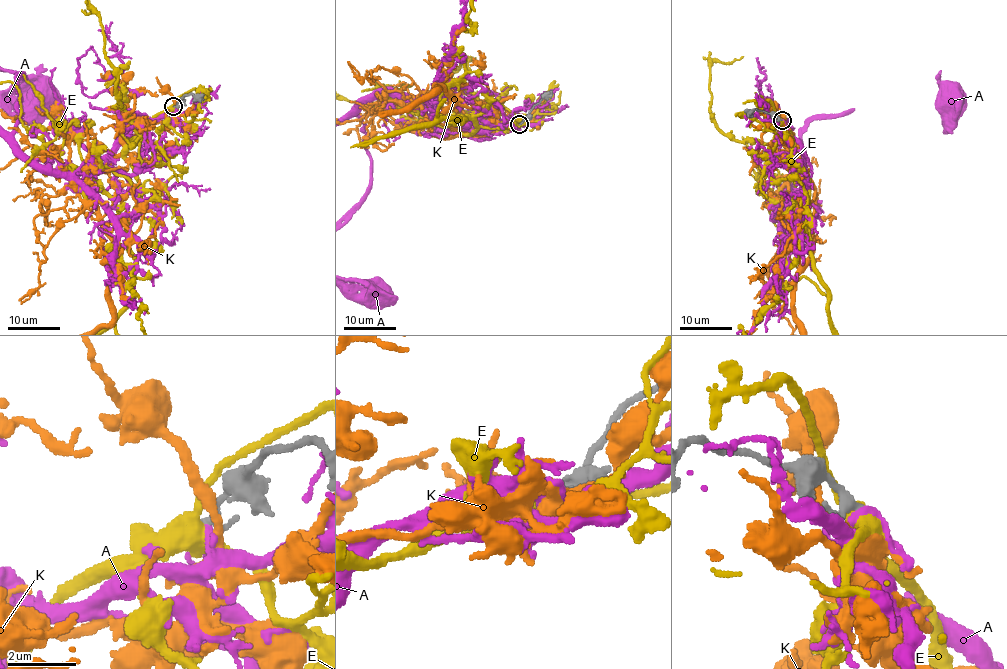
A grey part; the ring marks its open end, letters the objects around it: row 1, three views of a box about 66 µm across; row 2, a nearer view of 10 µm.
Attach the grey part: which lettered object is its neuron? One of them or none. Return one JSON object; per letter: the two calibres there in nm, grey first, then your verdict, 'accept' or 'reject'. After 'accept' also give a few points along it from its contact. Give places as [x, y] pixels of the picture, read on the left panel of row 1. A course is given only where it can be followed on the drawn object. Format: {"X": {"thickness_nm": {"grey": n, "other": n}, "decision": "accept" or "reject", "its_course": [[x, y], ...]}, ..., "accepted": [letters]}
{"A": {"thickness_nm": {"grey": 200, "other": 190}, "decision": "reject"}, "E": {"thickness_nm": {"grey": 190, "other": 500}, "decision": "reject"}, "K": {"thickness_nm": {"grey": 280, "other": 280}, "decision": "reject"}, "accepted": []}

